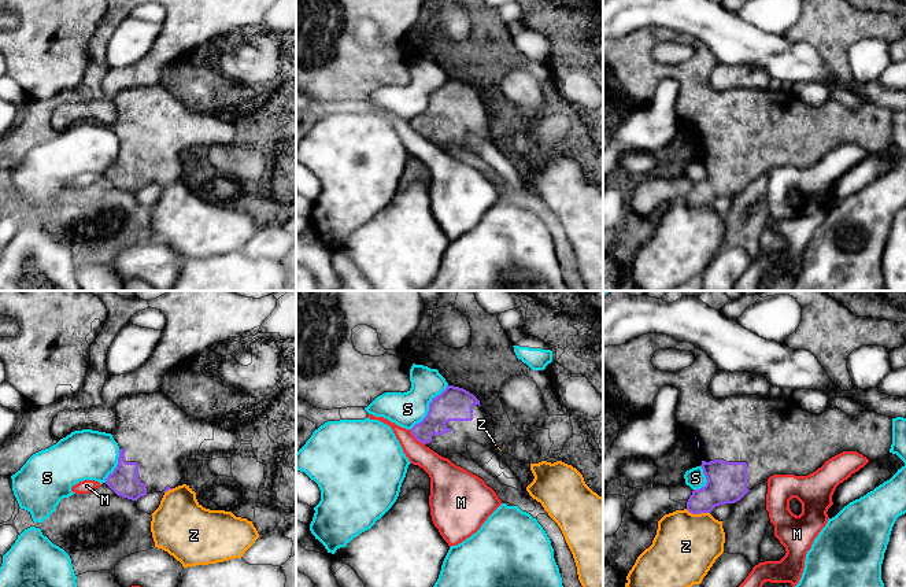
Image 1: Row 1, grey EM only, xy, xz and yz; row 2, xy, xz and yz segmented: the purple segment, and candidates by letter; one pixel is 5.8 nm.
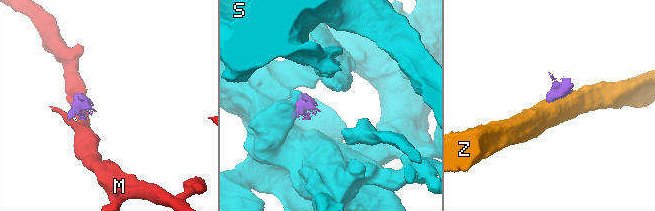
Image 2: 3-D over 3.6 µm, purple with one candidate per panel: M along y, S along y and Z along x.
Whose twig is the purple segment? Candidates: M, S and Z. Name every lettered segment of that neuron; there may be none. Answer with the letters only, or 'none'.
none

